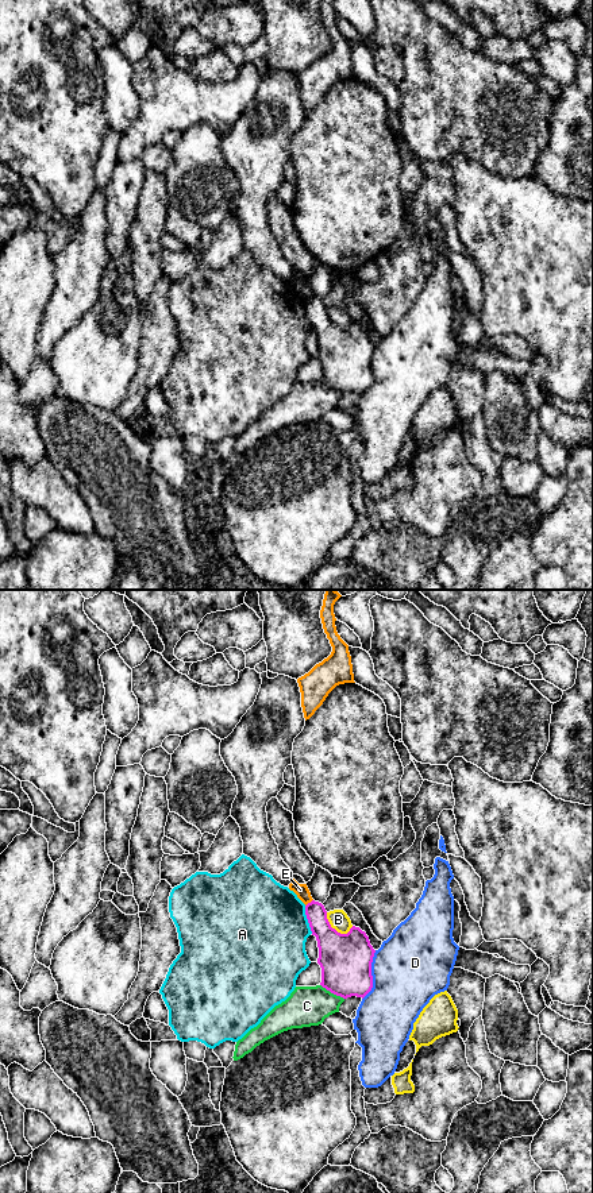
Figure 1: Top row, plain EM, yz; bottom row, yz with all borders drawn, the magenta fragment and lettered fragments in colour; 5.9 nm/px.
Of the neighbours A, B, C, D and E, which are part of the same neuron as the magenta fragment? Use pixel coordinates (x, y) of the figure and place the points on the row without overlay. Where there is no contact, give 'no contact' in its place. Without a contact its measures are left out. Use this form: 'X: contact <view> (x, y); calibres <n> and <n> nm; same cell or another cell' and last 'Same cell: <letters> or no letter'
A: contact yz (307, 313); calibres 200 and 500 nm; another cell
B: contact yz (334, 324); calibres 300 and 120 nm; another cell
C: contact yz (332, 387); calibres 300 and 240 nm; another cell
D: contact yz (370, 370); calibres 300 and 440 nm; another cell
E: contact yz (308, 298); calibres 140 and 80 nm; another cell
Same cell: no letter

